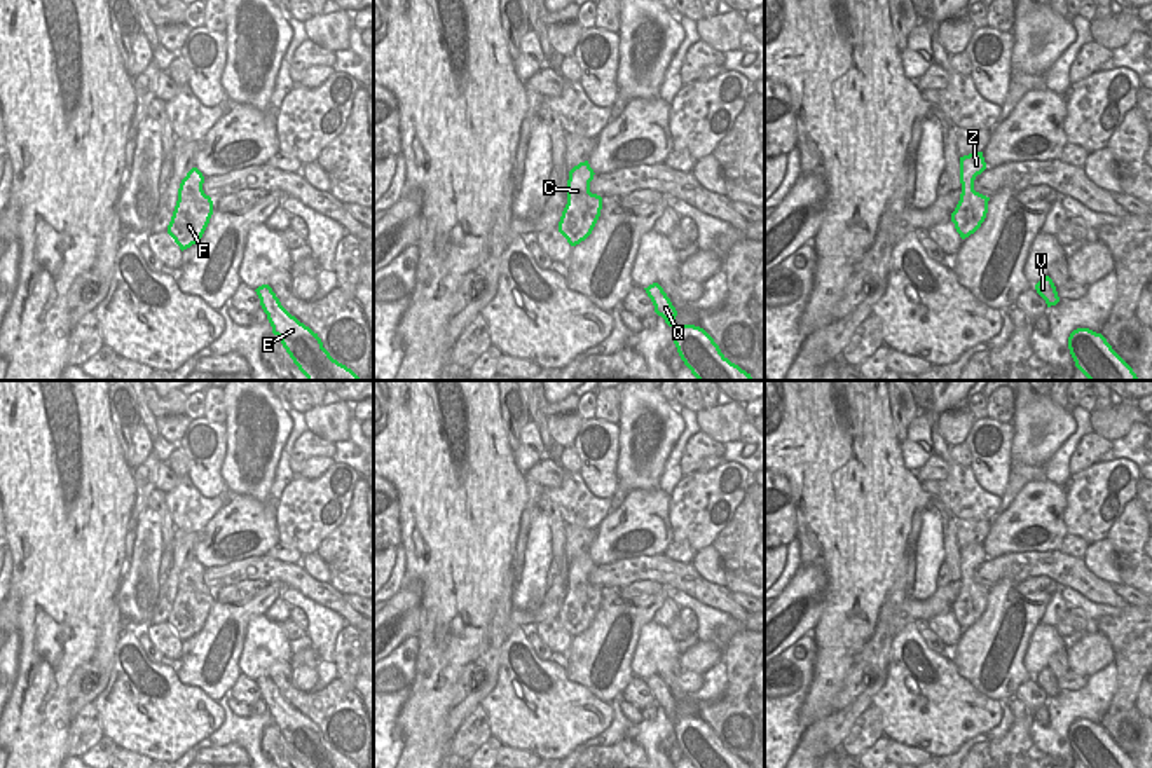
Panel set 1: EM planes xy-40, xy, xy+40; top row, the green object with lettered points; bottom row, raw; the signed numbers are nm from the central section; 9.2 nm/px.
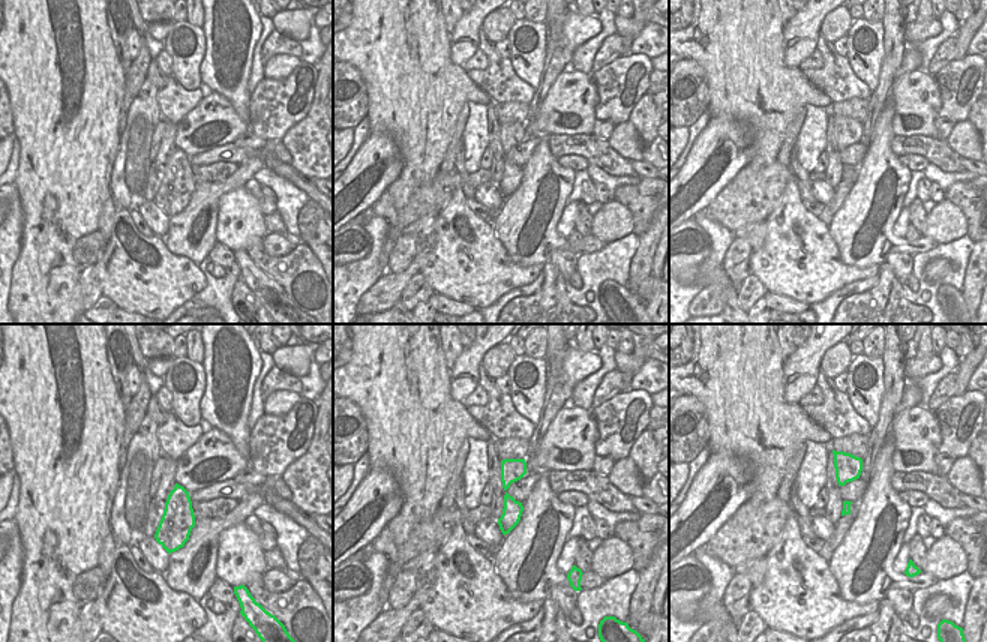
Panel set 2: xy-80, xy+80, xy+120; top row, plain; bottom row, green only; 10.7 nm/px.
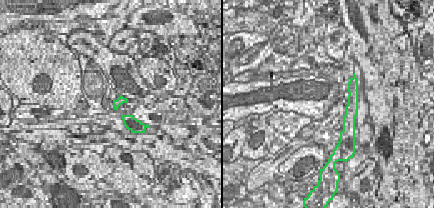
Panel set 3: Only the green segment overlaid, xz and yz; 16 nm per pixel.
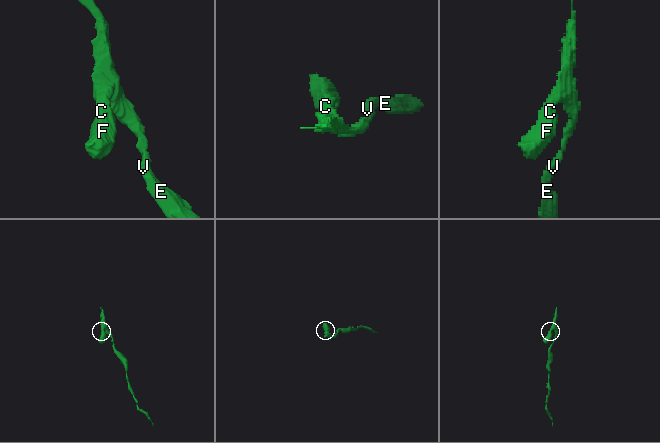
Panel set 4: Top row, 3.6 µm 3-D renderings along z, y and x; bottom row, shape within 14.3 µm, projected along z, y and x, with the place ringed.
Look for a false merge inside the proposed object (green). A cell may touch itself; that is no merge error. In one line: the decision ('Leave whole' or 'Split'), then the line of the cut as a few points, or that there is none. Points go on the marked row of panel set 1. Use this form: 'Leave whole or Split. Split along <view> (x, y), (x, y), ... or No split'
Leave whole. No split

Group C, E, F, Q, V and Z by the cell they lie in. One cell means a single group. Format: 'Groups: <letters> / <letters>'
Groups: C E F Q V Z

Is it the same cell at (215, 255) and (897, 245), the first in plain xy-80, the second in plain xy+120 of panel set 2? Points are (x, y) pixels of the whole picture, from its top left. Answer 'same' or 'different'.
different

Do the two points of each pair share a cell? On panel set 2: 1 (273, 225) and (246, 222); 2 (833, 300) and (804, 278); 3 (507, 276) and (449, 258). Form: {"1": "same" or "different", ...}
{"1": "different", "2": "different", "3": "same"}

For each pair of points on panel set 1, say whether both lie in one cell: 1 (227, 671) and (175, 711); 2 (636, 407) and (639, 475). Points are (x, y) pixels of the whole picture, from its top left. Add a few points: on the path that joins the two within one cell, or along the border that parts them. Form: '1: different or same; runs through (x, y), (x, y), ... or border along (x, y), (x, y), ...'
1: different; border along (175, 667), (182, 683), (201, 688), (217, 702)
2: same; runs through (630, 425), (630, 458)

